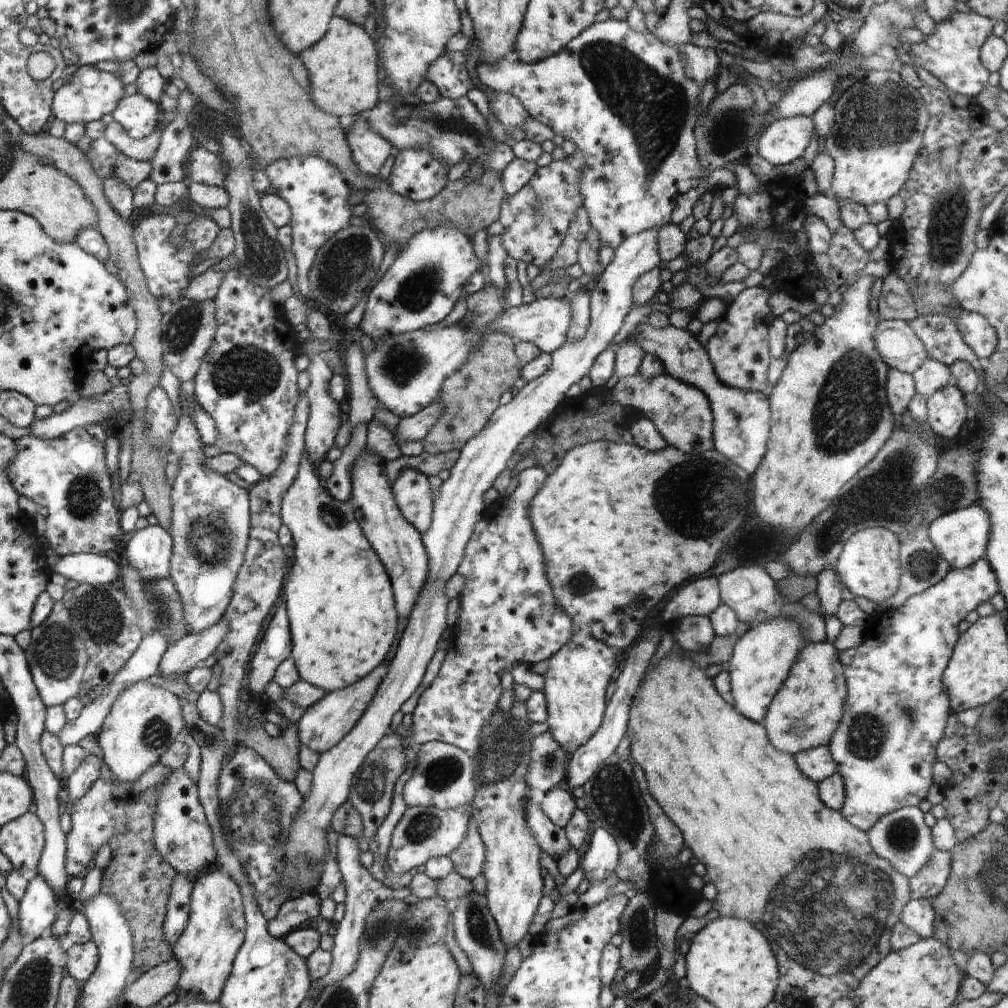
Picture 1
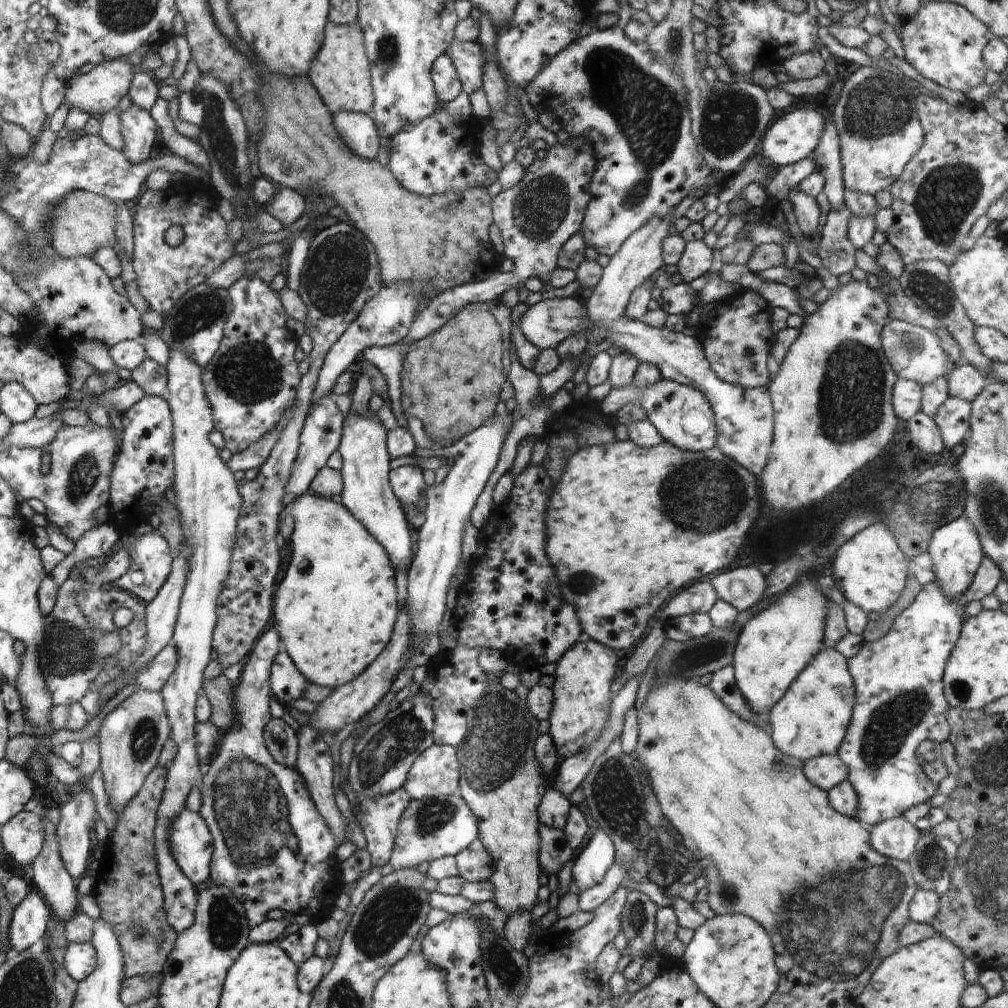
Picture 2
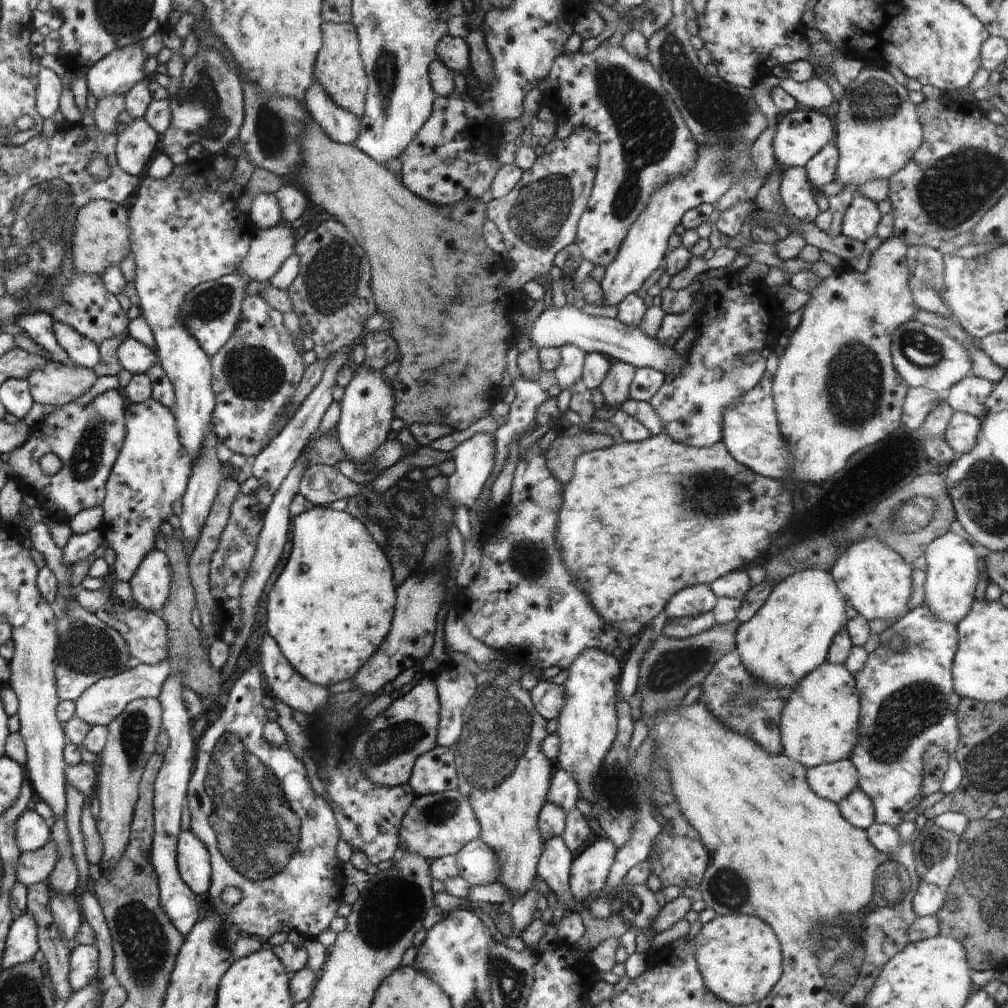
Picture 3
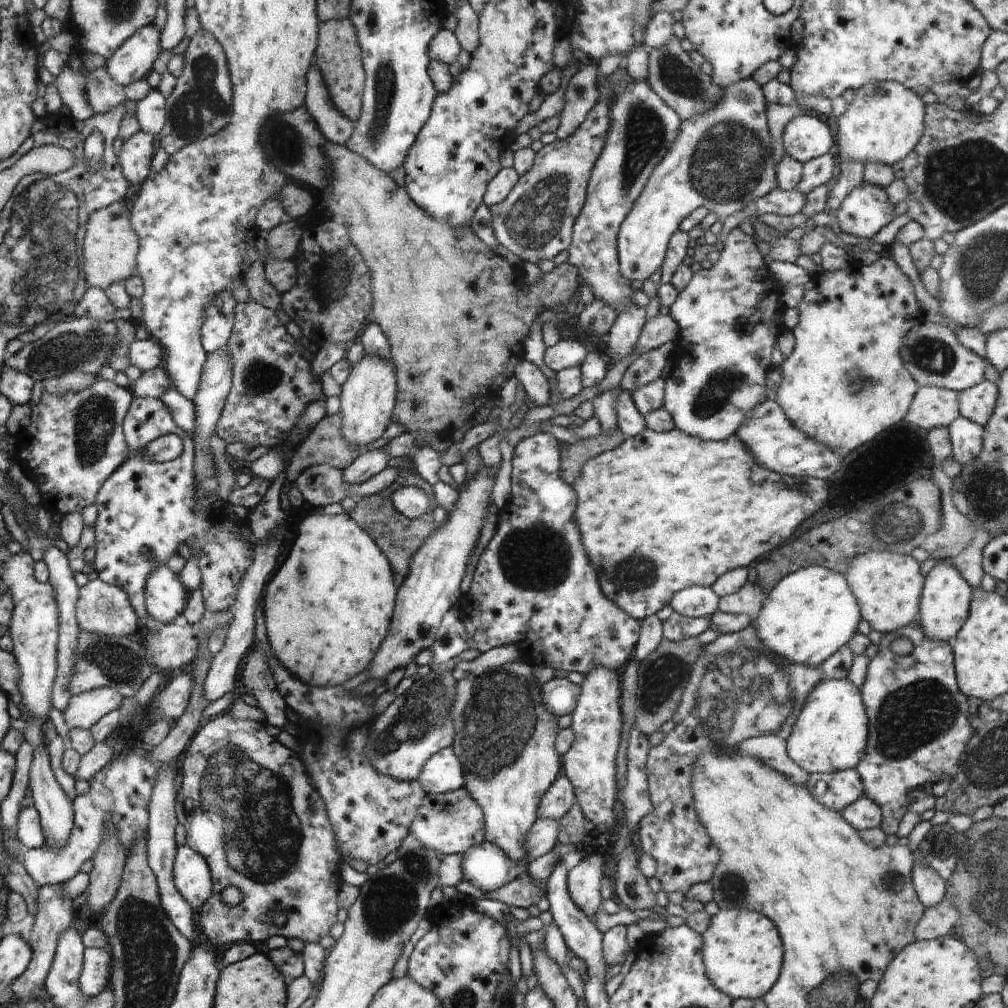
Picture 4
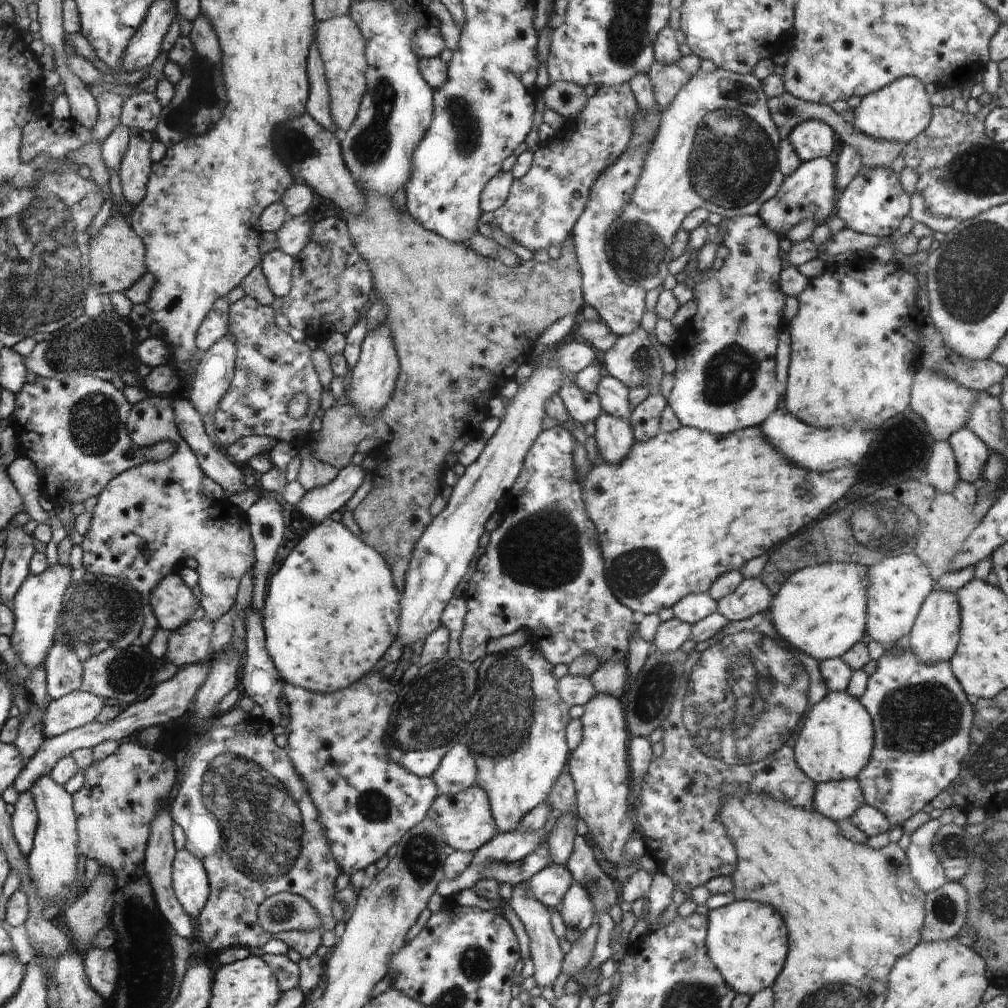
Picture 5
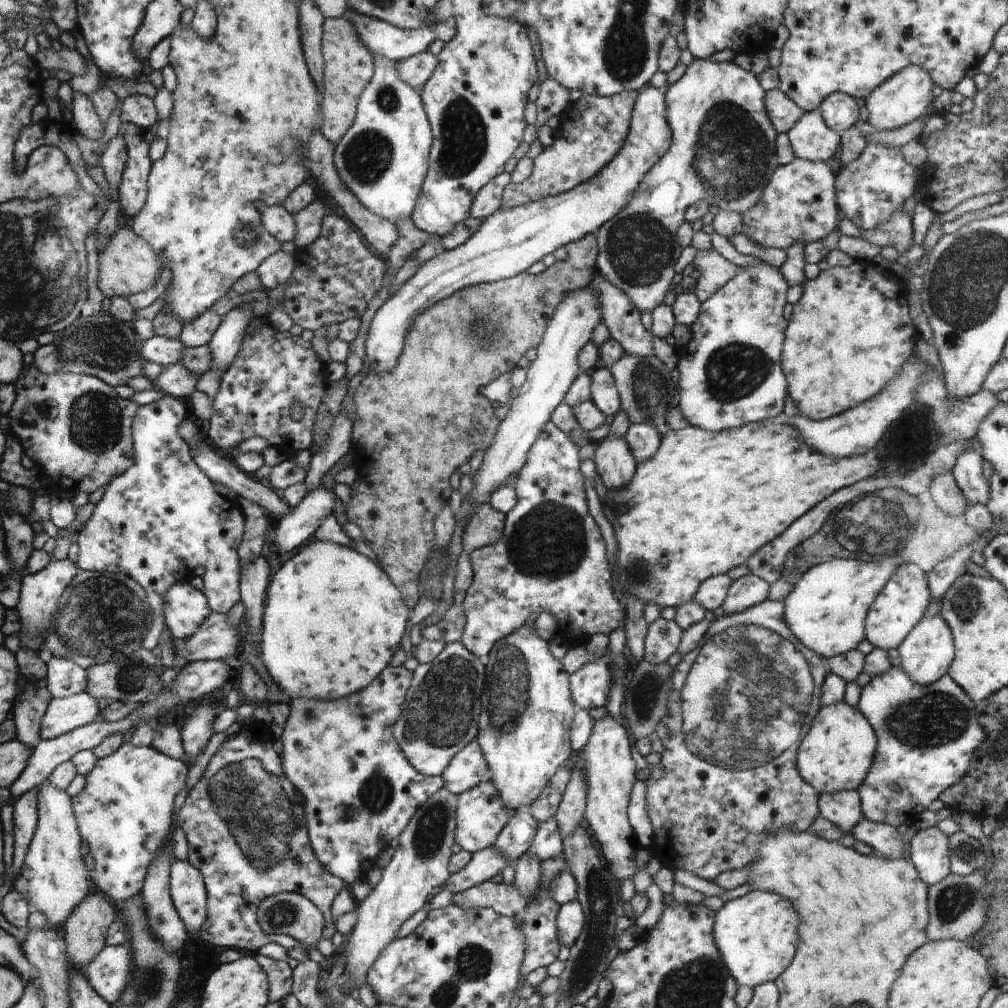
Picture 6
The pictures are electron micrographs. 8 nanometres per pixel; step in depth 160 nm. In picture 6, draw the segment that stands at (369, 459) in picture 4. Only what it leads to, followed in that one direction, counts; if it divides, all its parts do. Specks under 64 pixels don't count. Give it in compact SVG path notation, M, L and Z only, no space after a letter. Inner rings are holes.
M318 487L308 492L302 499L302 502L300 502L298 506L295 506L290 514L287 514L279 520L279 524L275 529L276 537L274 538L279 554L282 552L288 554L288 552L304 546L304 544L310 540L310 536L315 534L317 528L327 515L333 514L335 496L332 491Z

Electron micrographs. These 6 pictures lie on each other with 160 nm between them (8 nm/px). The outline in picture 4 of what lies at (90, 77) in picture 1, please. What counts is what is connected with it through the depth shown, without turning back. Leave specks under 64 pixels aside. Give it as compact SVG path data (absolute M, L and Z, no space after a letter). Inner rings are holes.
M146 25L146 30L137 31L138 34L134 33L134 38L130 38L126 46L121 46L104 66L107 73L123 87L132 80L138 82L140 78L144 79L160 54L160 30Z

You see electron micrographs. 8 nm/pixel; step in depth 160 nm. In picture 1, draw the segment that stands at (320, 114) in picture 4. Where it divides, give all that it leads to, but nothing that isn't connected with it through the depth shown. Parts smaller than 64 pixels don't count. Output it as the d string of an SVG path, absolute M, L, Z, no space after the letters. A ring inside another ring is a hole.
M366 120L354 122L348 135L349 149L360 174L378 177L378 174L391 154L395 154L393 146L384 140L381 134L374 134Z

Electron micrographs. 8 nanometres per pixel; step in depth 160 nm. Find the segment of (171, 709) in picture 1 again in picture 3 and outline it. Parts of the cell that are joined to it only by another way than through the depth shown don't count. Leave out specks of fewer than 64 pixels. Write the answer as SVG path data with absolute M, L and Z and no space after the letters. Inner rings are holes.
M159 697L156 698L141 698L133 700L127 704L127 707L117 716L114 717L114 720L110 724L107 724L109 728L107 743L105 747L102 749L102 752L98 755L98 766L100 766L100 770L97 772L98 781L95 794L97 793L100 799L100 812L96 817L97 822L97 829L102 841L102 858L101 863L98 865L102 871L109 871L114 869L118 864L119 861L123 858L125 851L127 850L127 846L130 841L130 836L132 834L132 822L133 822L133 812L136 808L137 801L140 800L140 782L142 773L145 772L145 766L149 762L149 758L153 756L156 750L156 740L158 736L160 736L160 732L164 725L164 710L161 706L161 701Z

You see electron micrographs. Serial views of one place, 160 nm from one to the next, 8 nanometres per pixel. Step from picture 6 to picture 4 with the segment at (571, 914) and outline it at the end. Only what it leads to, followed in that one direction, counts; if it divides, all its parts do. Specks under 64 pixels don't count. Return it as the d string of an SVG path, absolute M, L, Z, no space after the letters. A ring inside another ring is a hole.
M593 855L567 872L571 901L590 919L601 908L600 888L605 881L602 855Z

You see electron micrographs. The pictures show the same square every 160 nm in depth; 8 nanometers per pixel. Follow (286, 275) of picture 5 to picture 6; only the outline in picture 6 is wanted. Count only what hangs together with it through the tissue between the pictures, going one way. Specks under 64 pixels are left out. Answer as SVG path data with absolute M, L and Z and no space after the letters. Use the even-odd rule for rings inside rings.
M280 250L262 262L255 273L266 290L271 291L291 278L295 266L294 255Z

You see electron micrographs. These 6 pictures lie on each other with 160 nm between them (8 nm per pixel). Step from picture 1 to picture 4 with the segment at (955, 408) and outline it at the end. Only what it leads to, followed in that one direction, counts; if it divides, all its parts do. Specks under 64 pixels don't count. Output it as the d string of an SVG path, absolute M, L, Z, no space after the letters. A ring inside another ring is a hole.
M960 415L948 427L953 448L953 459L961 466L966 466L983 449L984 429L975 422Z

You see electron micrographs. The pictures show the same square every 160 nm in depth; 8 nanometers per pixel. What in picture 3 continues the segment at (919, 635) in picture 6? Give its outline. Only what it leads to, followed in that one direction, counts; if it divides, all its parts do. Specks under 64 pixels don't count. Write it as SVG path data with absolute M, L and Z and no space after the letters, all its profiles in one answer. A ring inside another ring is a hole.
M948 531L946 534L935 538L928 544L925 550L926 580L924 583L924 600L930 612L942 622L947 622L956 626L969 612L976 599L975 588L979 579L979 568L976 551L974 547L964 538Z

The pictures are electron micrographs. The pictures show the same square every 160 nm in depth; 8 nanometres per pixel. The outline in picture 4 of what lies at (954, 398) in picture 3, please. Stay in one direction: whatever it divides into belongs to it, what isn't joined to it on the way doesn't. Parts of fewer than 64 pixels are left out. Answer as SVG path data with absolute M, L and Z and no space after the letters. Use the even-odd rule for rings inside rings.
M986 380L972 388L959 391L959 414L984 428L994 412L998 387Z

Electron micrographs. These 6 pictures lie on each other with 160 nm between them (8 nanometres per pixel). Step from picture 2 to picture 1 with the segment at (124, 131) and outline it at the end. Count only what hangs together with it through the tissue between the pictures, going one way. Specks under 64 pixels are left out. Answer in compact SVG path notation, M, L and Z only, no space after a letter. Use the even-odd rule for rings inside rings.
M135 93L118 102L112 116L133 139L143 140L156 130L158 110L152 100Z

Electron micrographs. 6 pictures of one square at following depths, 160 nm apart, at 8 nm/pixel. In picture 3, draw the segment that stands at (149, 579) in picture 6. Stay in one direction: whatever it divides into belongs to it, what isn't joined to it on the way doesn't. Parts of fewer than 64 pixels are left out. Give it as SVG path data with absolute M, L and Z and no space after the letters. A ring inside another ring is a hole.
M151 396L141 403L130 403L127 418L128 436L110 473L105 498L101 502L103 517L99 526L99 529L112 528L112 546L109 551L112 552L109 554L111 571L114 578L122 582L130 582L145 560L145 556L154 548L154 538L158 534L160 524L166 520L166 516L172 514L170 502L176 502L184 497L184 490L187 489L186 484L189 484L193 470L191 454L182 444L177 419L169 407L165 407Z

